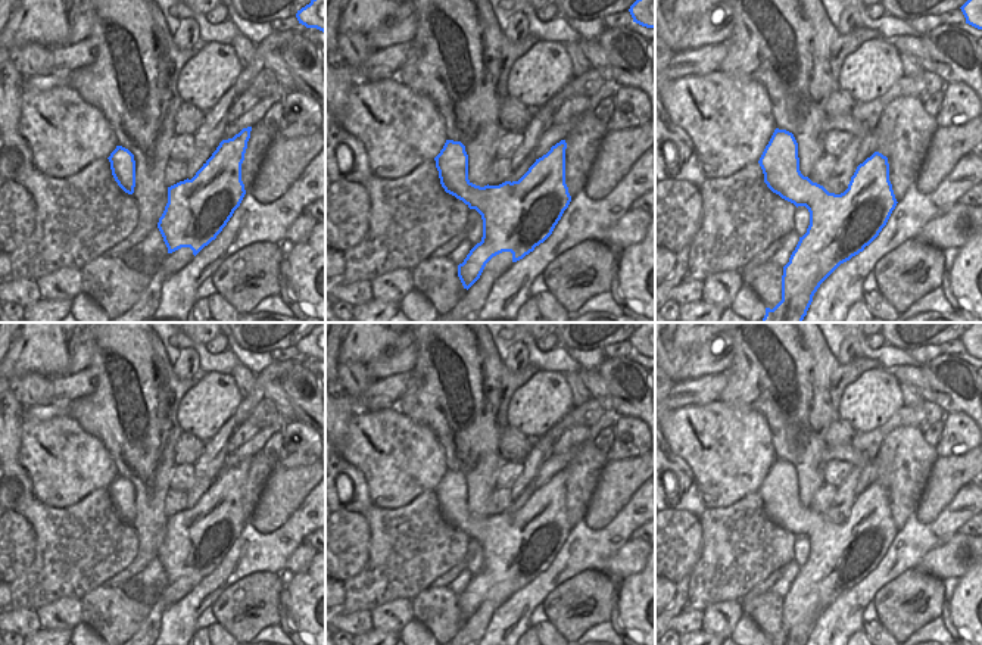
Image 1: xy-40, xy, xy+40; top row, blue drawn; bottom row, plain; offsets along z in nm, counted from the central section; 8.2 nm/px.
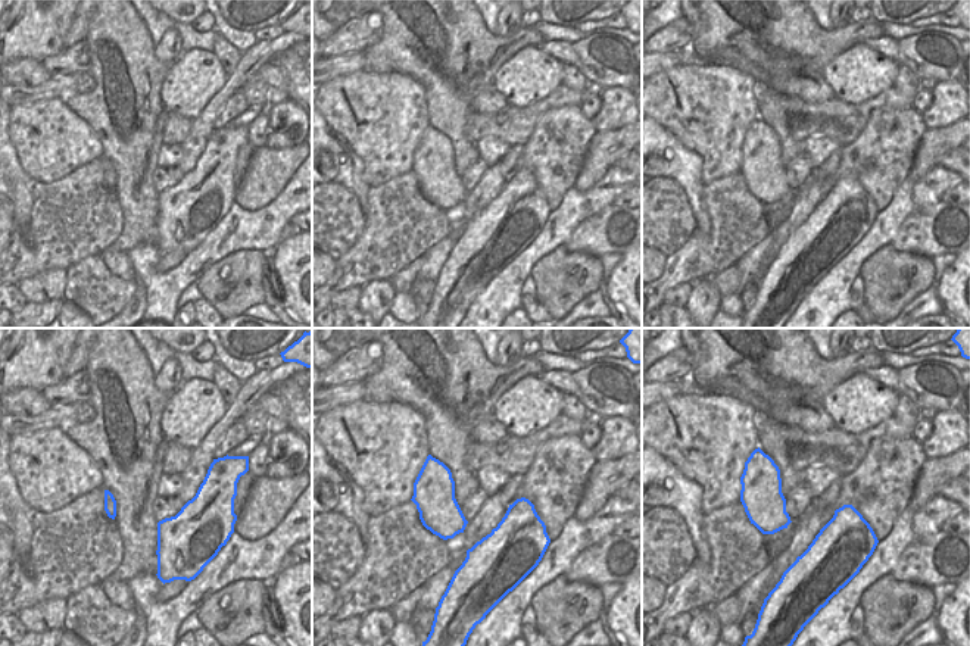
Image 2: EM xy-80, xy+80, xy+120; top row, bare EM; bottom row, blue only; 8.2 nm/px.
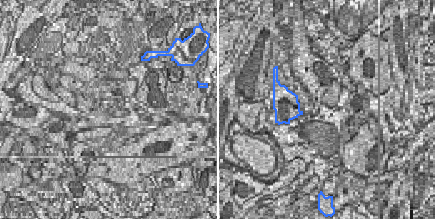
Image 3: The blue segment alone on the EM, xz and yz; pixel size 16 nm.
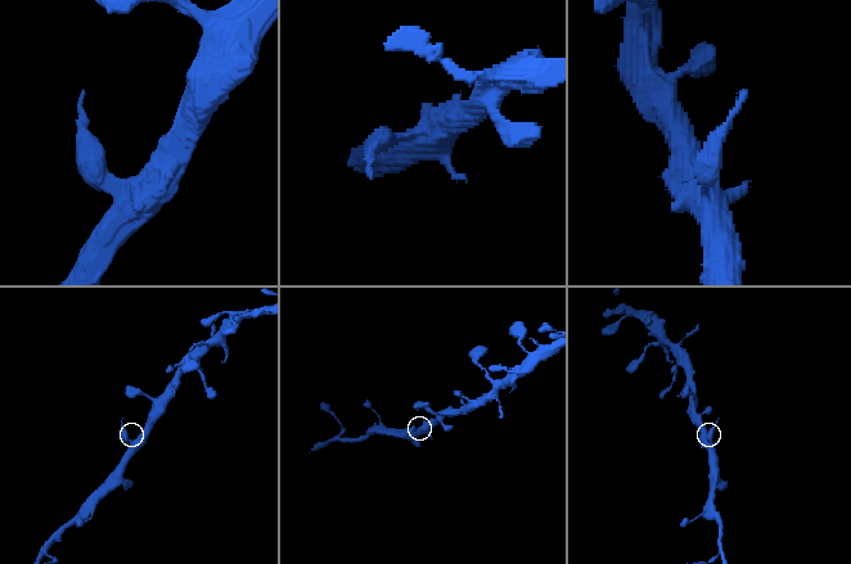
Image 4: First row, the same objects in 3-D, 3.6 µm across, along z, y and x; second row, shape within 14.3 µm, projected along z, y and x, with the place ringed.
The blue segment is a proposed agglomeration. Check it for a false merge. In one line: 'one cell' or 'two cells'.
one cell

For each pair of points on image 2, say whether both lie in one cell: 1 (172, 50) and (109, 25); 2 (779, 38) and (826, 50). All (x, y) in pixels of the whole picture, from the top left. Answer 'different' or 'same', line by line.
1: different
2: same

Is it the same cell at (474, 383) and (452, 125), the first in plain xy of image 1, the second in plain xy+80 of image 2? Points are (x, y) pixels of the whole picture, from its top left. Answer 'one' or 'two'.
one

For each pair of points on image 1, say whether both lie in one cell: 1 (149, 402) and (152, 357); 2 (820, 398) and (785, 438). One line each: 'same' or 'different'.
1: same
2: same

